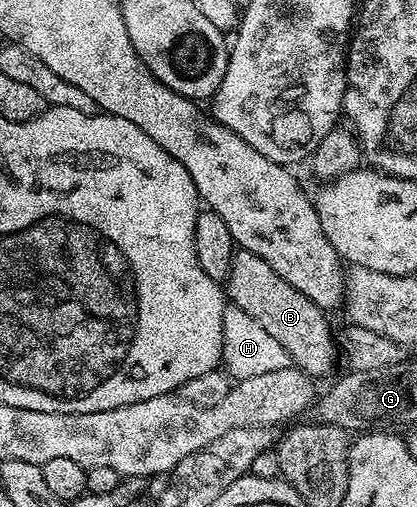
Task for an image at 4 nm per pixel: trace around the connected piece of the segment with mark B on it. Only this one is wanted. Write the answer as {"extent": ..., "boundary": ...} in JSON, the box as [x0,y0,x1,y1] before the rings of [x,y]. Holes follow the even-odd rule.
{"extent":[227,250,339,378],"boundary":[[[244,250],[233,253],[231,274],[227,281],[228,299],[246,314],[251,314],[264,330],[287,350],[292,363],[314,378],[334,375],[333,367],[339,364],[339,344],[333,340],[326,313],[307,294],[299,294],[291,282],[283,282],[263,258]],[[229,287],[229,288],[228,288]],[[333,372],[333,373],[332,373]]]}

